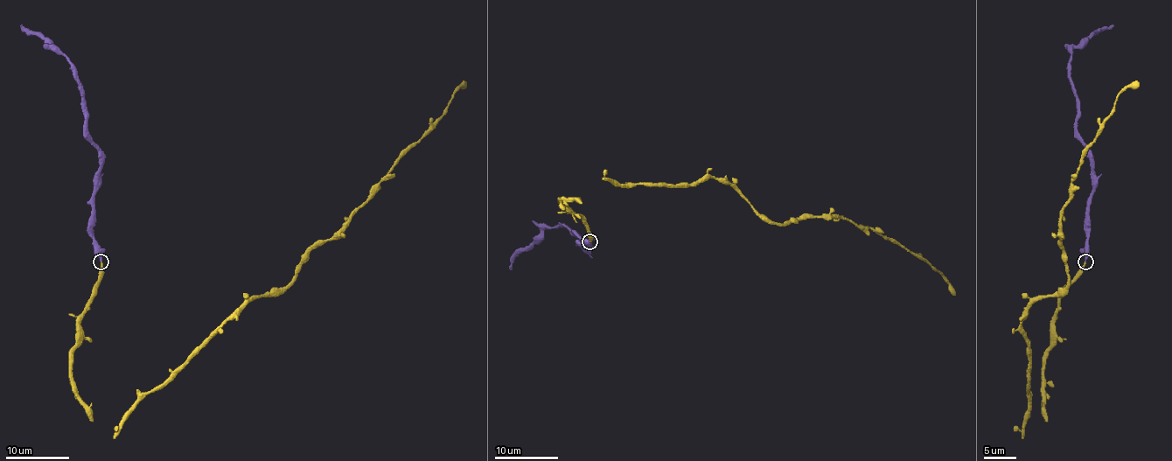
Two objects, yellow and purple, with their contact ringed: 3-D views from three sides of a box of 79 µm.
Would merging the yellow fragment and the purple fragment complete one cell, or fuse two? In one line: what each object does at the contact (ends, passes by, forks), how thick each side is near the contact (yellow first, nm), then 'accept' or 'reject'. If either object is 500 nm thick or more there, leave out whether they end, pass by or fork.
yellow ends there; purple ends there; 240 nm thick on the yellow side, 320 nm on the other; accept

